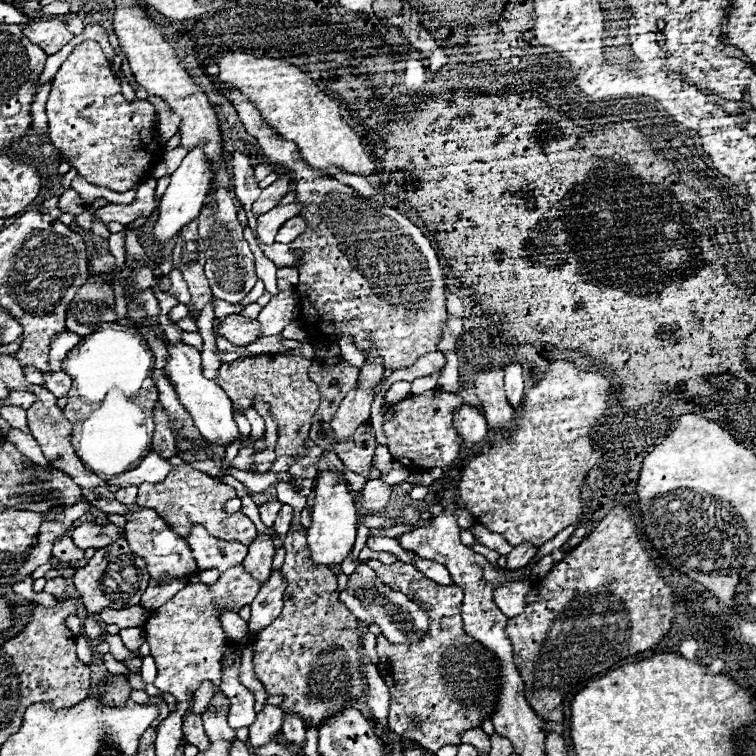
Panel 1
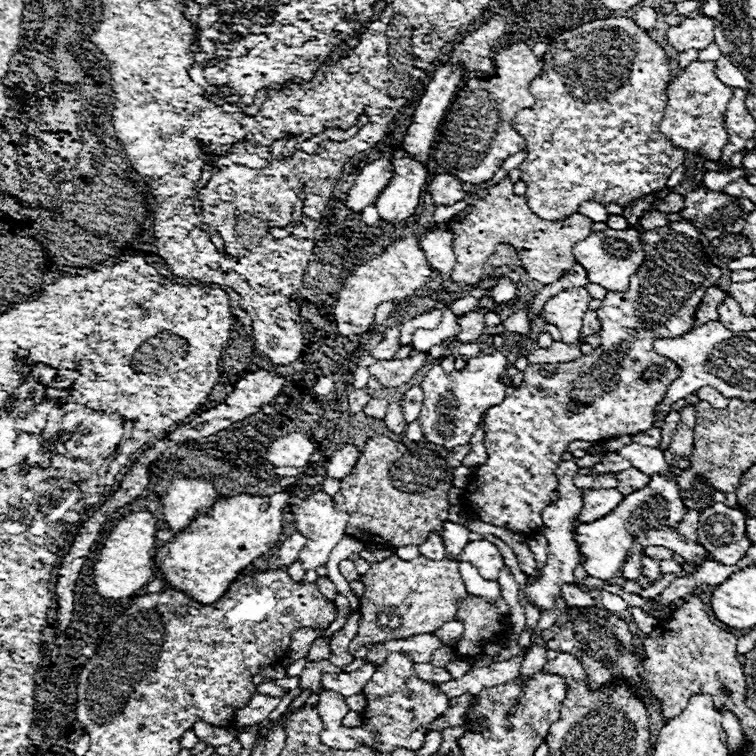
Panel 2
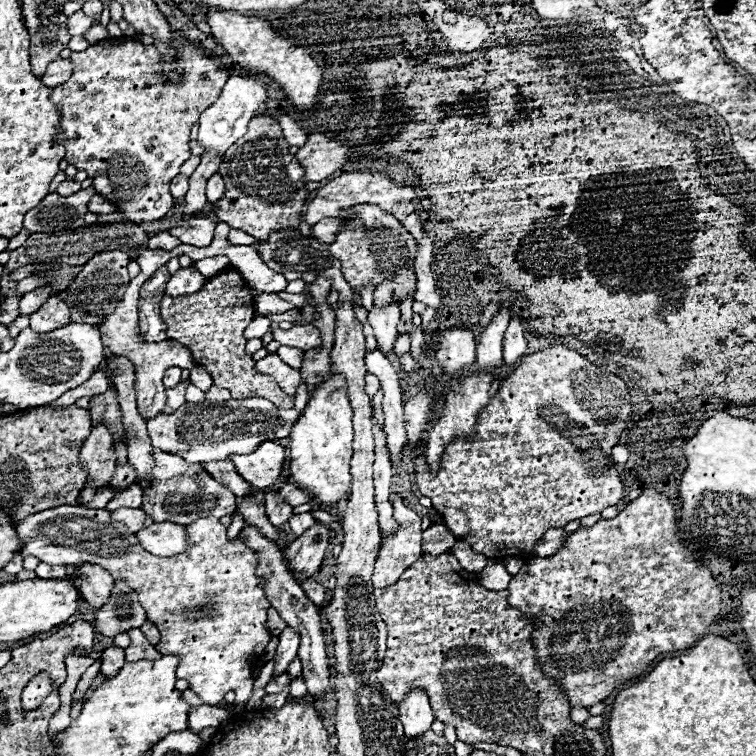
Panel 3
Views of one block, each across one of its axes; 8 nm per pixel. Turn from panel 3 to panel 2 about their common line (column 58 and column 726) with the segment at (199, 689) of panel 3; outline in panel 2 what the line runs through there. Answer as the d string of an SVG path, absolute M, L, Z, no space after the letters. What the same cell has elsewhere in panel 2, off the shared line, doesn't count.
M712 504L700 516L698 544L720 564L736 564L752 542L746 536L746 520L740 508L728 508L726 504Z

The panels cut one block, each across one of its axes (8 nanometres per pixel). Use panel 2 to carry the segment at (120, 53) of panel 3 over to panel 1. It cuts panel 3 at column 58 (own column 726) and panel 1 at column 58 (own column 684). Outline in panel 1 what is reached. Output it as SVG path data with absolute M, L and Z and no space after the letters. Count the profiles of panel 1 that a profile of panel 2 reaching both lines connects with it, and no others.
M84 40L78 46L74 46L72 54L56 72L52 86L54 88L46 104L50 140L64 154L64 158L78 170L80 176L84 176L88 182L96 186L110 188L114 192L128 192L146 178L150 178L152 168L160 162L164 152L158 128L154 124L156 110L148 100L134 98L132 102L128 102L122 96L120 80L114 76L112 66L98 42Z

